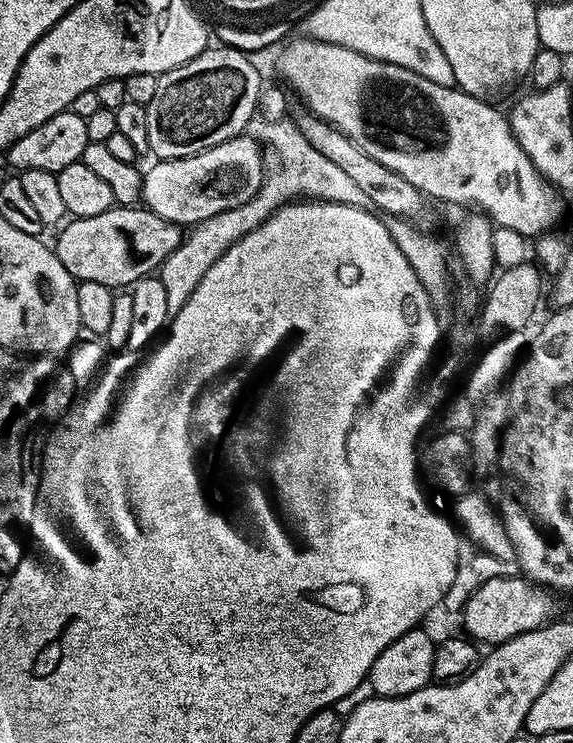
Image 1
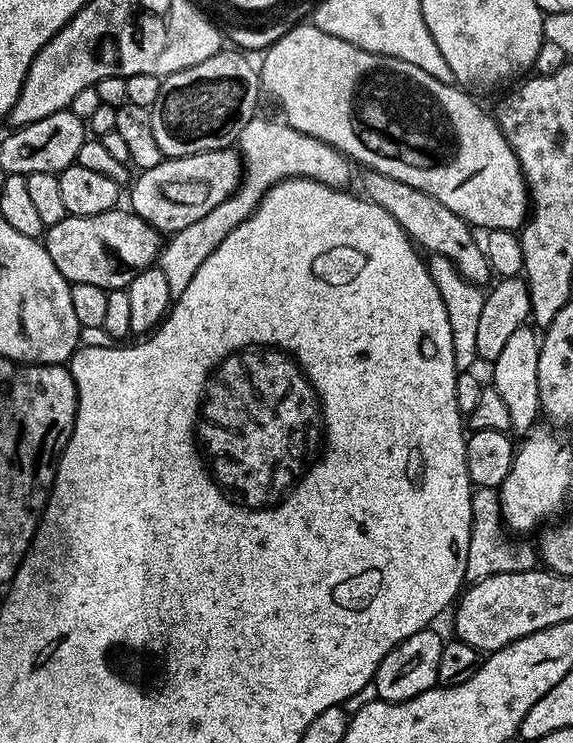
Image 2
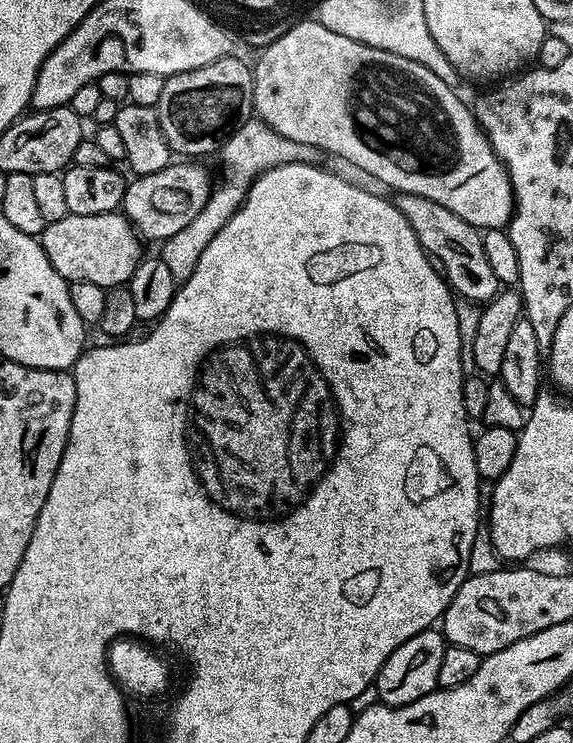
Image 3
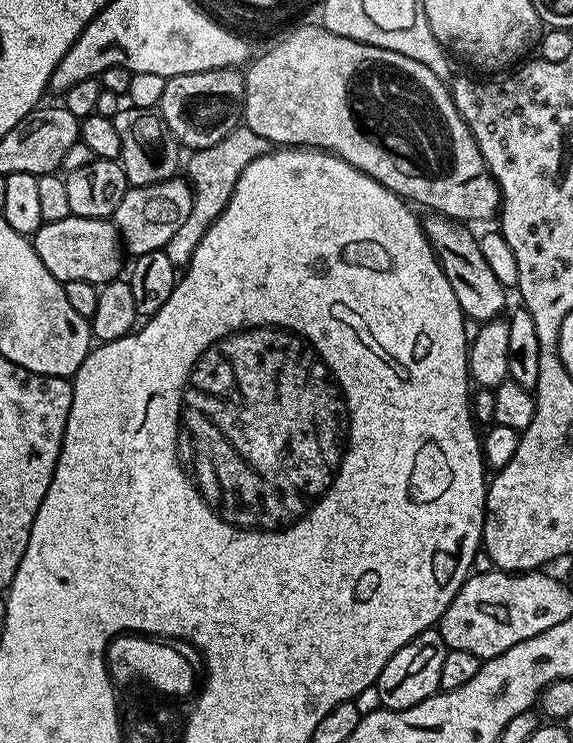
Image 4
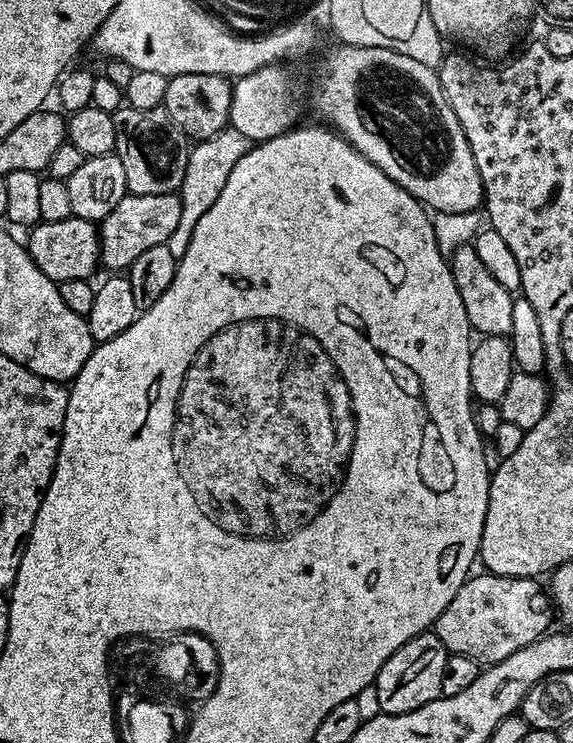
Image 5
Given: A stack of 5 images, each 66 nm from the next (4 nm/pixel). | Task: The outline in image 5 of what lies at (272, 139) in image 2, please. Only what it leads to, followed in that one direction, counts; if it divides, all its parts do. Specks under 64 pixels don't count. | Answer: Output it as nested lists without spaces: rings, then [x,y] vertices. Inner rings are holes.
[[[231,126],[224,128],[217,136],[201,140],[191,145],[186,162],[186,178],[179,190],[182,212],[178,218],[178,226],[174,234],[170,234],[167,245],[170,254],[179,262],[186,254],[186,246],[190,246],[190,238],[194,234],[194,226],[198,226],[198,218],[214,206],[218,194],[222,194],[222,186],[226,186],[226,178],[230,178],[230,170],[238,166],[238,158],[242,158],[250,147],[246,134],[238,134]]]

